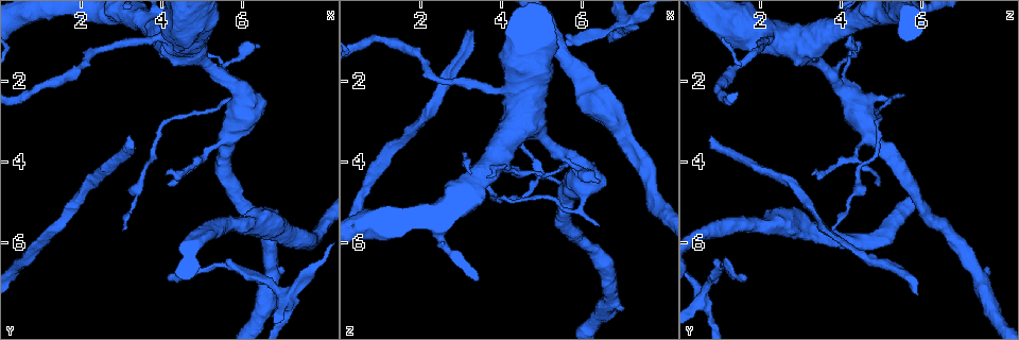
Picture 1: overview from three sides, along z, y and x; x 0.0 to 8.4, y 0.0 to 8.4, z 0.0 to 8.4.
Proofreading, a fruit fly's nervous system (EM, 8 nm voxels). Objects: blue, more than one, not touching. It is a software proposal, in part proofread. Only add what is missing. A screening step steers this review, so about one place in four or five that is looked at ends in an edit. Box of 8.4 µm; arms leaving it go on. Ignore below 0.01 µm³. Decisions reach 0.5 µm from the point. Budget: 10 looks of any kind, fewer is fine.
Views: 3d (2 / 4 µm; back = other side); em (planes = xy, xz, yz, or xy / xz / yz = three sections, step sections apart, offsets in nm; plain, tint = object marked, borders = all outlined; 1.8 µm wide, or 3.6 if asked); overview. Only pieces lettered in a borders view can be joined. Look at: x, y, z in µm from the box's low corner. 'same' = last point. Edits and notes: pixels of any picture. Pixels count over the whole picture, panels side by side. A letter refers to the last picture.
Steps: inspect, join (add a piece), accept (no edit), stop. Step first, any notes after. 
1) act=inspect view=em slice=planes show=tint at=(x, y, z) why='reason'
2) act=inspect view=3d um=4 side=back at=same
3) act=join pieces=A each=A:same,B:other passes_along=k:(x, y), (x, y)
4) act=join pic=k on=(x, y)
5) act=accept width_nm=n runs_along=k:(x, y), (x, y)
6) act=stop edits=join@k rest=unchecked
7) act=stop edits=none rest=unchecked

act=inspect view=em um=3.6 slice=xz step=4 show=borders at=(4.05, 0.85, 4.15) why='two arms in line, one across'

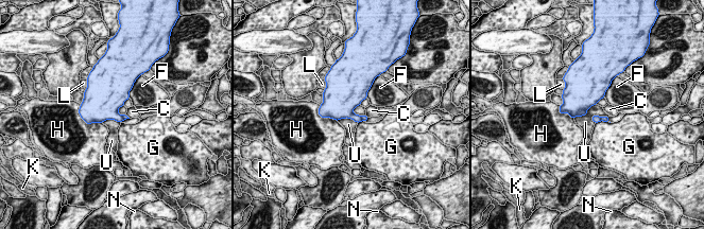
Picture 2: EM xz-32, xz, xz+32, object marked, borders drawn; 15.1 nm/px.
act=accept each=C:other,F:other,G:other,H:other,K:other,L:other,N:other,U:other border=2:(596, 103), (584, 115), (573, 118) found='none of them fits'

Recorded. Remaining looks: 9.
act=inspect view=3d um=2 at=(5.50, 1.85, 3.80) why='touches itself'

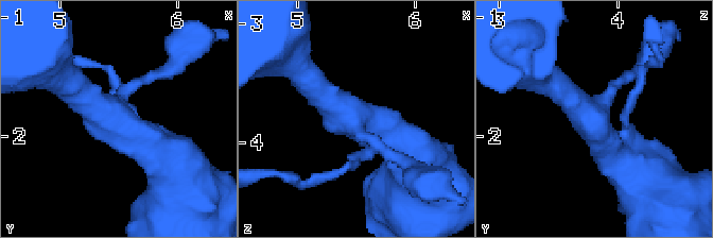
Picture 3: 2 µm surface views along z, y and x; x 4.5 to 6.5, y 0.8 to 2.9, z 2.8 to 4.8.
act=inspect view=em slice=yz step=4 show=tint at=(5.46, 1.84, 3.78) why='need the tissue'

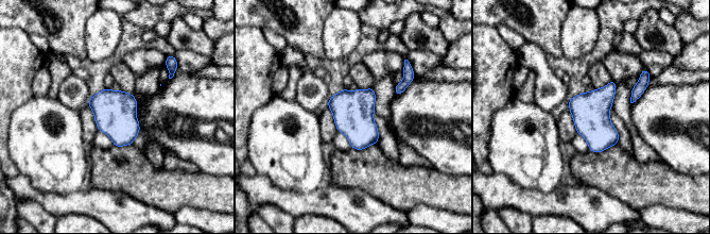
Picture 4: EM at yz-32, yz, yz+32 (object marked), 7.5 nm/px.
act=inspect view=em slice=planes show=borders at=same why='cut it another way'

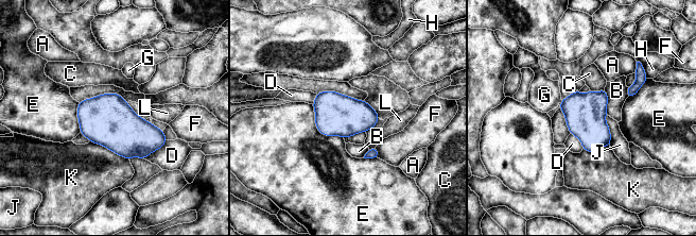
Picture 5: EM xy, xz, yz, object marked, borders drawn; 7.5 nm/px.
act=accept each=A:other,B:other,C:other,D:other,E:other,F:other,G:other,H:other,J:other,K:other,L:other border=5:(606, 115), (610, 145) found='no lettered piece goes on from it'

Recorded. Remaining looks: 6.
act=inspect view=3d um=4 at=(3.20, 3.35, 0.80) why='end of a long branch'

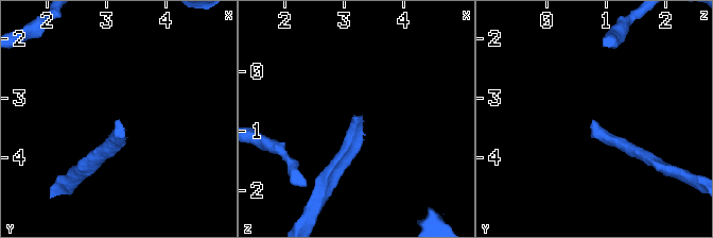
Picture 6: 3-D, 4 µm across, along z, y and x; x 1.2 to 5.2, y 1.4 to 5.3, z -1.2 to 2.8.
act=inspect view=em slice=planes show=borders at=(3.15, 3.35, 0.80) why='now the EM'

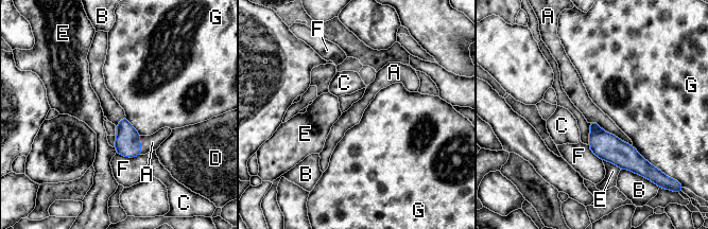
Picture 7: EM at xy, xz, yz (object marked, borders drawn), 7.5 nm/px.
act=join pieces=A each=A:same,B:other,C:other,D:other,E:other,F:other,G:other found='it goes on there'

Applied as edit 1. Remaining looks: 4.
act=inspect view=overview

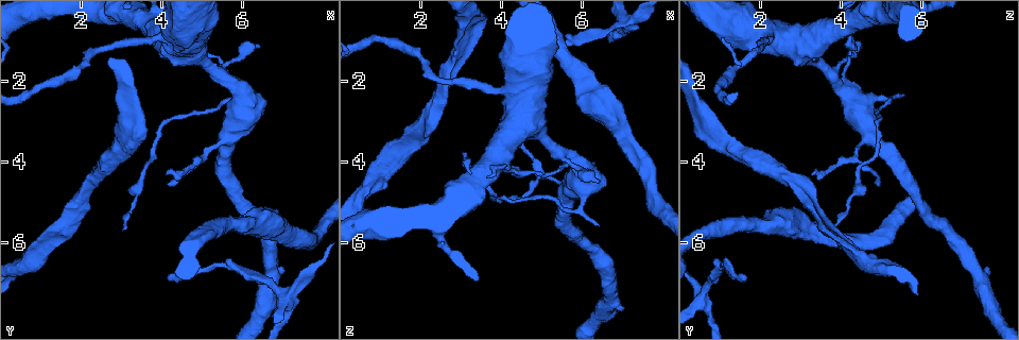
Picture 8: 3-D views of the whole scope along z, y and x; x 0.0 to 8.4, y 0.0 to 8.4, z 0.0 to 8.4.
act=inspect view=3d um=4 at=(3.05, 5.70, 3.80) why='free end'

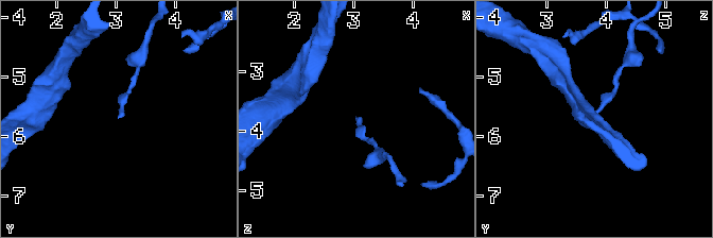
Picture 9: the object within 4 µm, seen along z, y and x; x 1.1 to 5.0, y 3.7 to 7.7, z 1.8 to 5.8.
act=inspect view=em slice=yz step=16 show=tint at=(3.00, 5.65, 3.80) why='shape alone is not enough'

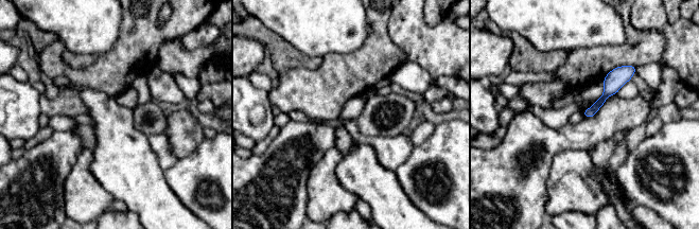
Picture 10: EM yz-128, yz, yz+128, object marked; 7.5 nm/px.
act=inspect view=em slice=planes show=borders at=same why='another direction'

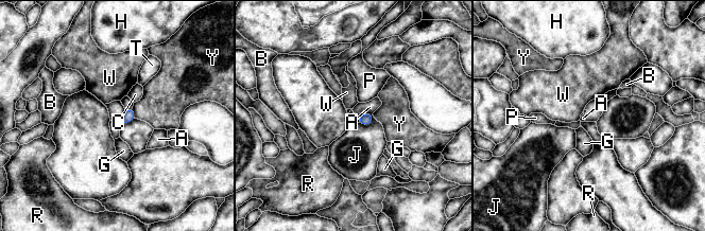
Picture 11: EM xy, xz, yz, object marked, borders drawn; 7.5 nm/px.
act=accept longest_contact=J:130nm each=A:other,B:other,C:other,G:other,H:other,J:other,P:other,R:other,T:other,W:other,Y:other found='no lettered piece goes on from it'

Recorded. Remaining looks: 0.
act=stop edits=join@7 rest=unchecked

